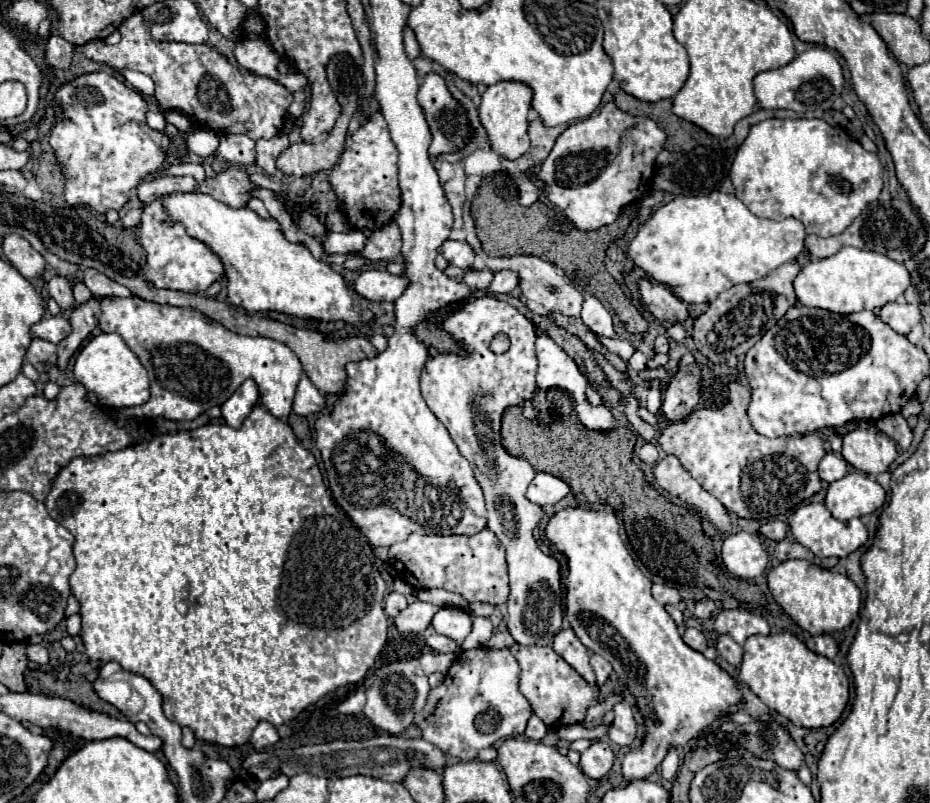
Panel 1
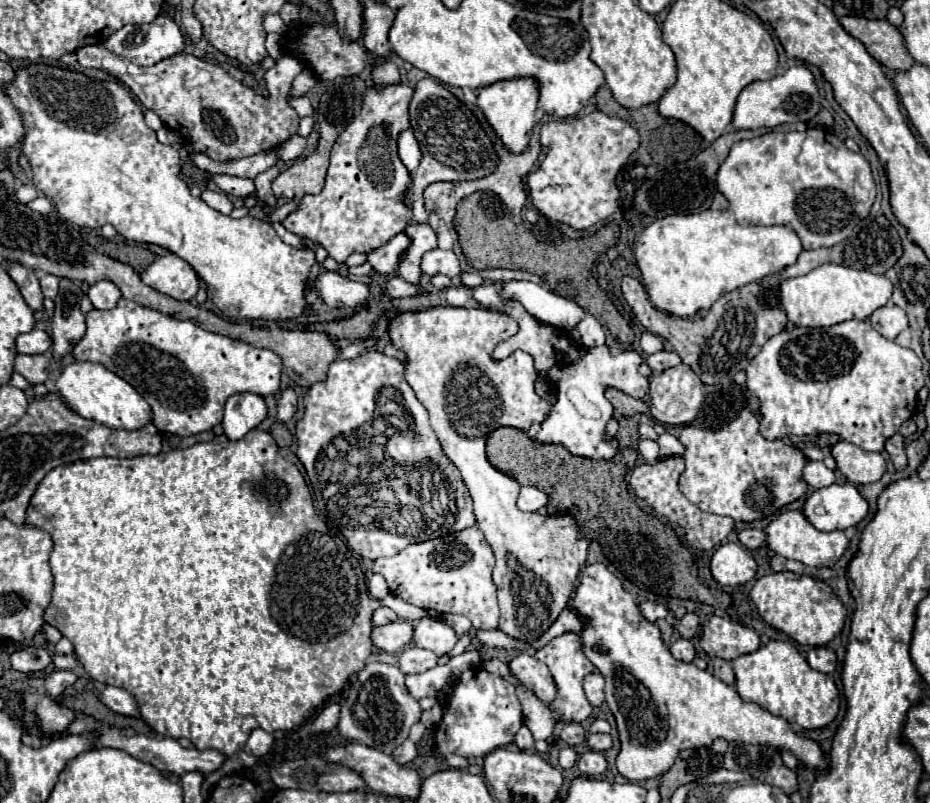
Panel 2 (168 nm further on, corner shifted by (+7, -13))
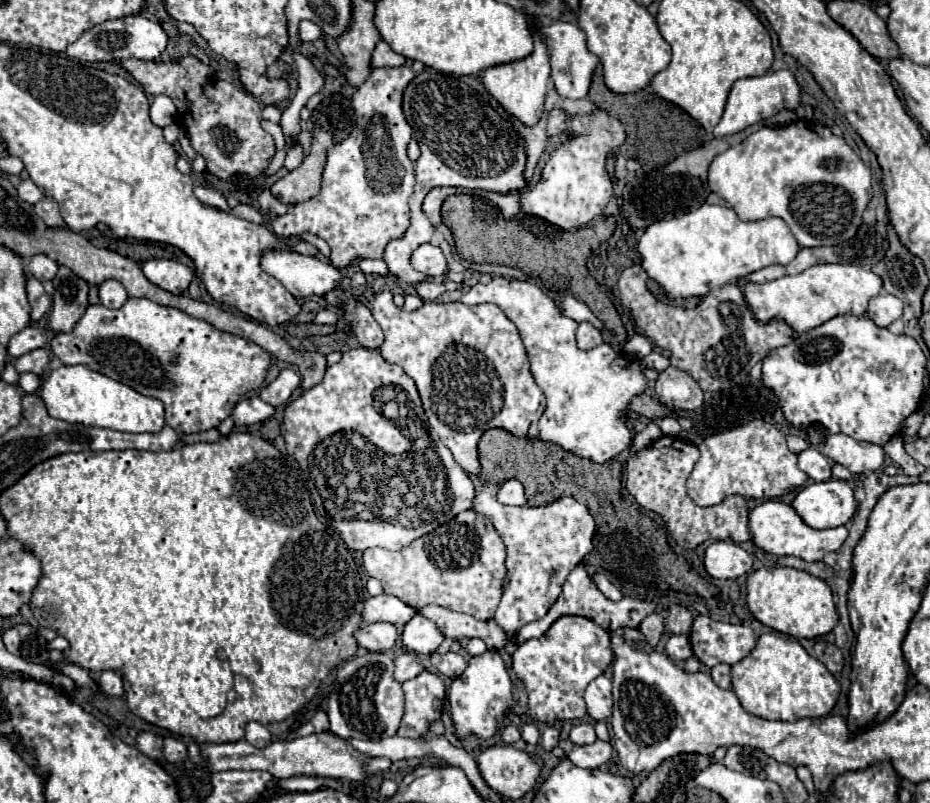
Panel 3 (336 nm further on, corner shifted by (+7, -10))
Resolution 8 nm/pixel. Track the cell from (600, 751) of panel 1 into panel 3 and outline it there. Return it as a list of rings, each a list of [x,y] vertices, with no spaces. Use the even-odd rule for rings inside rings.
[[[595,740],[593,744],[587,744],[587,746],[575,746],[573,752],[569,754],[569,760],[579,768],[599,768],[611,758],[611,754],[613,754],[613,748],[609,742]]]

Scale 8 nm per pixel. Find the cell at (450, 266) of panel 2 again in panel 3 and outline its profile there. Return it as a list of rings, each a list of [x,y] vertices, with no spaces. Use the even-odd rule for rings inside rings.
[[[421,244],[415,252],[413,252],[413,268],[427,274],[429,278],[437,278],[437,276],[443,276],[445,272],[445,256],[441,252],[441,248],[433,246],[433,244]]]

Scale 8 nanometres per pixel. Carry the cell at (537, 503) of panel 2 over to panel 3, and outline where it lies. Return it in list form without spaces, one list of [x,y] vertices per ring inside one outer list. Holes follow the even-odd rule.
[[[507,480],[499,486],[499,492],[497,492],[497,500],[501,504],[511,504],[511,506],[525,506],[527,500],[525,500],[525,488],[521,486],[519,480]]]

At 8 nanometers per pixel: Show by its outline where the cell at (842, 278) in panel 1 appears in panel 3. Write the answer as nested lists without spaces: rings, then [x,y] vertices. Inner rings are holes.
[[[817,264],[797,276],[785,276],[765,284],[749,282],[743,286],[743,296],[757,322],[771,322],[781,318],[785,324],[801,334],[805,330],[821,326],[823,322],[839,314],[863,316],[867,310],[867,302],[873,296],[881,294],[881,290],[883,282],[871,270],[853,264]]]

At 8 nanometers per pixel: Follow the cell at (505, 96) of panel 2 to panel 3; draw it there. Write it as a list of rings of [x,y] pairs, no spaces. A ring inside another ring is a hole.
[[[533,32],[533,52],[527,58],[507,62],[501,66],[491,66],[489,70],[483,70],[479,76],[489,94],[495,96],[509,114],[513,114],[527,126],[535,126],[543,114],[543,100],[547,94],[549,72],[551,68],[549,68],[547,44],[543,42],[543,36],[539,32]]]

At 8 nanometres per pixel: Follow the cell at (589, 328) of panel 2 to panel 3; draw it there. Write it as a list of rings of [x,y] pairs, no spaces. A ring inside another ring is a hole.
[[[581,322],[579,328],[577,328],[577,346],[581,350],[591,350],[591,348],[595,348],[599,344],[603,344],[601,332],[595,330],[589,322]]]

